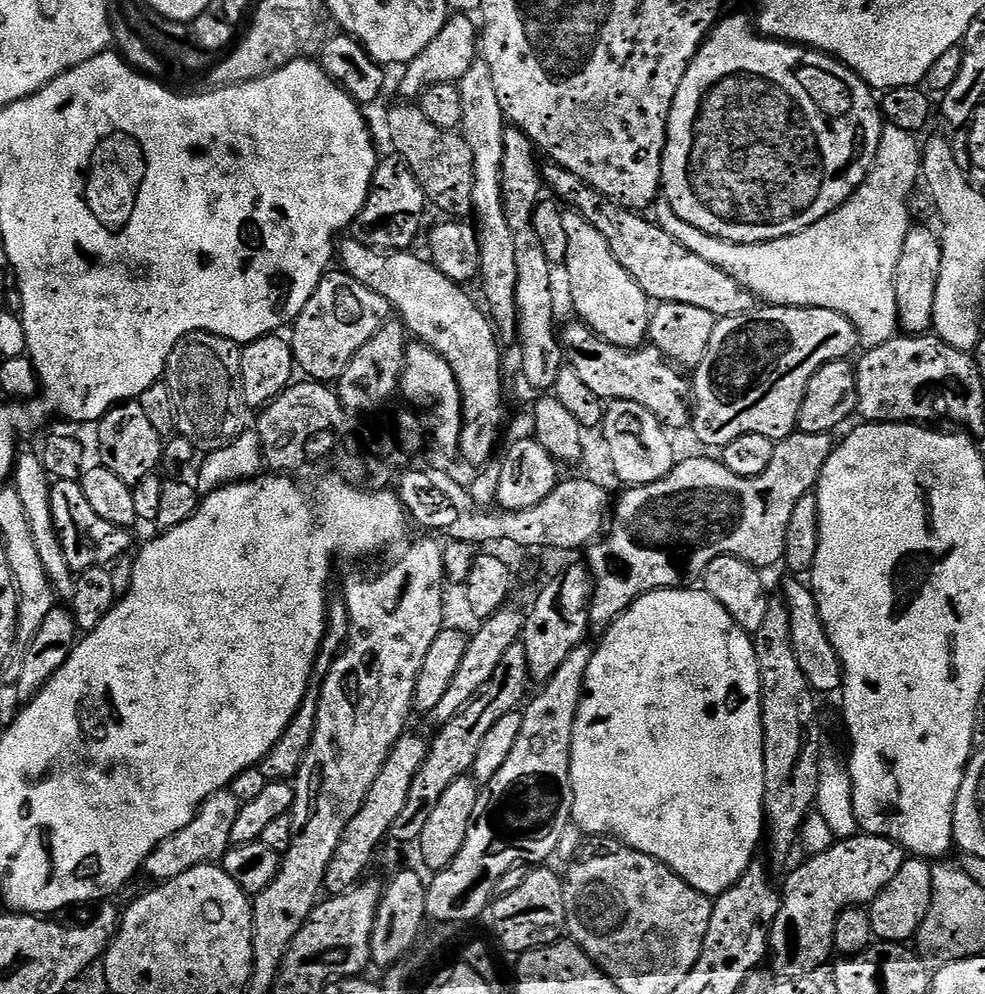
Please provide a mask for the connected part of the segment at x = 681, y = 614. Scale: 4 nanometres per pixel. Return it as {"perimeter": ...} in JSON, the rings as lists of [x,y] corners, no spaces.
{"perimeter":[[[691,587],[682,588],[660,588],[656,592],[648,592],[640,596],[629,606],[624,613],[612,624],[609,624],[603,633],[604,641],[600,645],[595,645],[592,660],[588,663],[588,669],[584,675],[584,693],[580,697],[580,705],[576,711],[576,721],[574,722],[574,734],[572,735],[572,793],[574,802],[572,803],[572,818],[584,834],[593,832],[596,836],[621,836],[628,840],[627,847],[633,852],[641,852],[644,856],[652,856],[661,864],[666,865],[685,884],[690,885],[694,890],[698,890],[703,896],[715,898],[722,895],[728,888],[734,886],[744,871],[754,863],[752,856],[756,852],[756,847],[760,844],[760,839],[766,836],[766,817],[764,814],[764,787],[766,778],[764,777],[764,727],[762,726],[762,706],[760,705],[760,691],[762,682],[760,681],[760,667],[758,666],[758,654],[753,637],[745,632],[737,624],[736,619],[730,615],[709,592],[697,590],[691,592]]]}

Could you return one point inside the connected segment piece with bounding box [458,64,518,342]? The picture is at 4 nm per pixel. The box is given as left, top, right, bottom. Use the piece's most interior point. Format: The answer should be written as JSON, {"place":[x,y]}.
{"place":[484,122]}

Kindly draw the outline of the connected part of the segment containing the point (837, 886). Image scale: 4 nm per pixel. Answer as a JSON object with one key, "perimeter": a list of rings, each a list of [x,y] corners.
{"perimeter":[[[857,834],[837,839],[832,848],[807,858],[809,860],[805,864],[803,861],[787,873],[785,880],[788,881],[784,888],[782,884],[780,910],[775,916],[775,927],[769,936],[770,964],[772,960],[772,968],[780,978],[804,978],[812,974],[815,968],[822,967],[836,948],[836,927],[840,913],[848,908],[871,905],[894,882],[905,862],[906,853],[899,844],[887,840],[885,836]]]}

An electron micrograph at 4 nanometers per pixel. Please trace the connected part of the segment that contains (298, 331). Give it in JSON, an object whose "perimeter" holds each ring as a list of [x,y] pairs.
{"perimeter":[[[332,270],[320,281],[320,287],[312,292],[310,302],[291,325],[290,343],[294,364],[304,371],[309,380],[336,382],[346,370],[349,359],[389,319],[392,307],[388,300],[362,286],[353,276],[343,270]]]}

